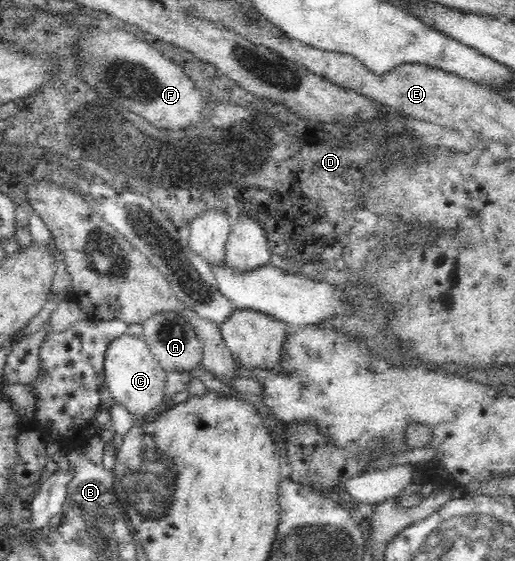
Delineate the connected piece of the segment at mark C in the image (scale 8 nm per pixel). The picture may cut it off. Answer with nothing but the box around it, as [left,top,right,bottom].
[105,334,166,421]

